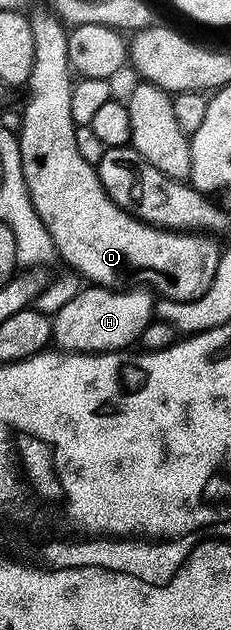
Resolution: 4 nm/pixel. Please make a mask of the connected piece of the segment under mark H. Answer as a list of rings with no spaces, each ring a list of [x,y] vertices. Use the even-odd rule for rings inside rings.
[[[82,287],[68,303],[57,306],[52,317],[52,341],[59,350],[67,353],[116,353],[129,350],[129,345],[137,342],[141,333],[155,320],[154,301],[156,297],[145,287],[129,289],[103,289],[101,287]]]

